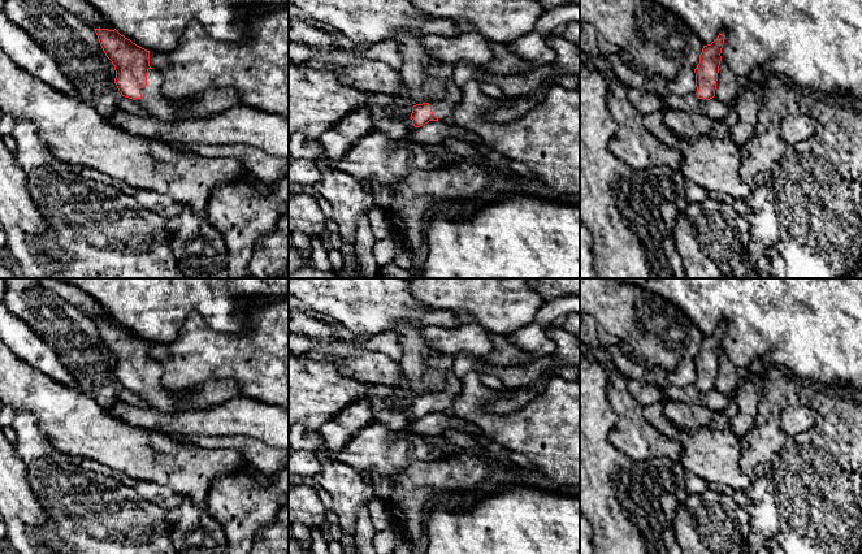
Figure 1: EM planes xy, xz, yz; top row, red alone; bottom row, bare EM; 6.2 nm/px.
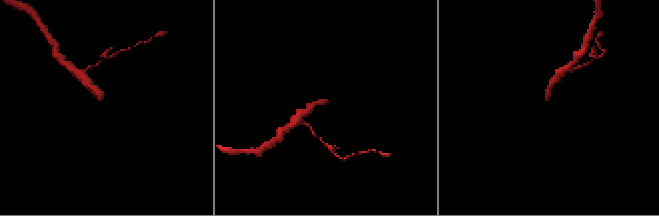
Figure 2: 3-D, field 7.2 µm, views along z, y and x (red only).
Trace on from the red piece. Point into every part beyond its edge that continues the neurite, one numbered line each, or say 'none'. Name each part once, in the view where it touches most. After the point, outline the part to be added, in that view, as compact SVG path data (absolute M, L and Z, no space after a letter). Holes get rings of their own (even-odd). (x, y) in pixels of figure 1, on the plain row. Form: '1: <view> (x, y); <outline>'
1: xy (156, 397); M148 360L147 364L147 377L144 380L140 378L140 390L135 390L143 401L146 406L161 411L161 412L173 412L179 410L177 403L182 399L182 393L170 393L161 384L161 368L153 362Z

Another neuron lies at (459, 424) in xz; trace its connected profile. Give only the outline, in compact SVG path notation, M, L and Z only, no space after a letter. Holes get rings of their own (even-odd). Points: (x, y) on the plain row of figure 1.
M452 415L450 417L450 425L452 429L467 433L472 437L477 437L481 434L481 429L475 423L459 419Z

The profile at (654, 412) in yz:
M664 401L642 406L647 421L663 436L681 445L679 463L709 482L748 490L750 480L740 466L741 440L729 427L679 429L664 414Z

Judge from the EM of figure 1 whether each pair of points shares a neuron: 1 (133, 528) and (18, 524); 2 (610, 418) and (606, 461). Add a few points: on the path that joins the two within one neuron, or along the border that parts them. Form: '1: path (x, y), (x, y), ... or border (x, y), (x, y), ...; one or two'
1: border (37, 498), (48, 518), (52, 531), (63, 540); two
2: path (601, 428), (601, 450); one

